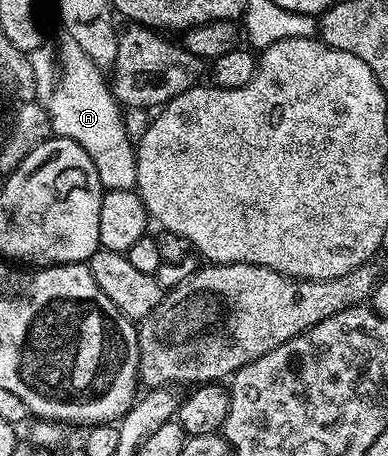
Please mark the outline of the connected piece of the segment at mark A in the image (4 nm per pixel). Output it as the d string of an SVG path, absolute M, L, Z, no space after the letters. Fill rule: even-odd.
M62 30L59 35L57 45L55 44L58 73L54 82L52 97L47 102L52 134L63 138L71 138L87 151L92 162L95 163L102 188L106 190L134 189L137 184L136 148L126 131L122 108L114 97L108 82L103 81L104 72L90 59L83 47L72 38L71 33Z

